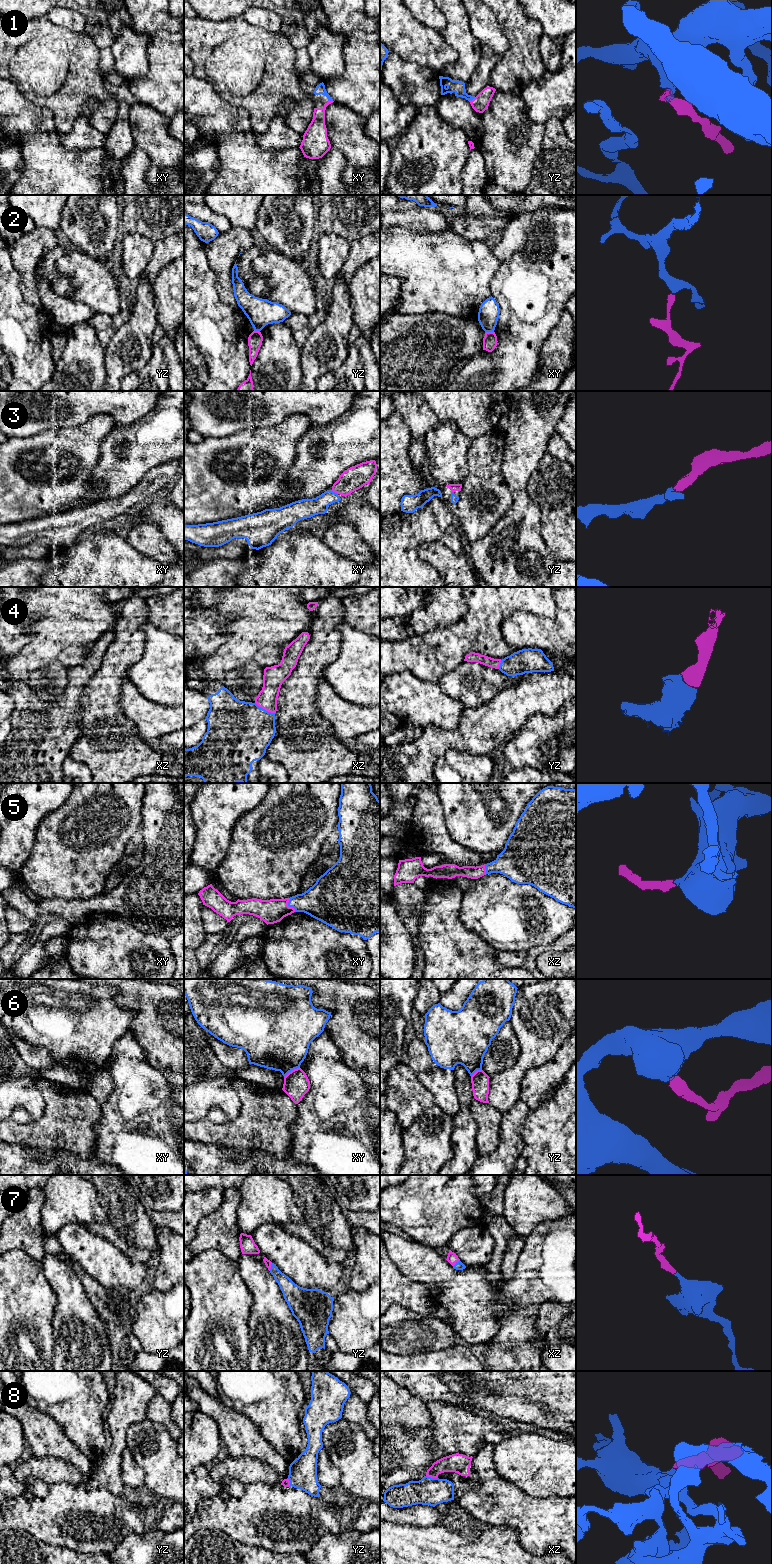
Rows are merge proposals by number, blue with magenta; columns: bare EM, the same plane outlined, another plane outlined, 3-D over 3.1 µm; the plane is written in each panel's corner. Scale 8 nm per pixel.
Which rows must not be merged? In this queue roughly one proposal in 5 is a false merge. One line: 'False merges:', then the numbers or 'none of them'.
False merges: 2, 6

